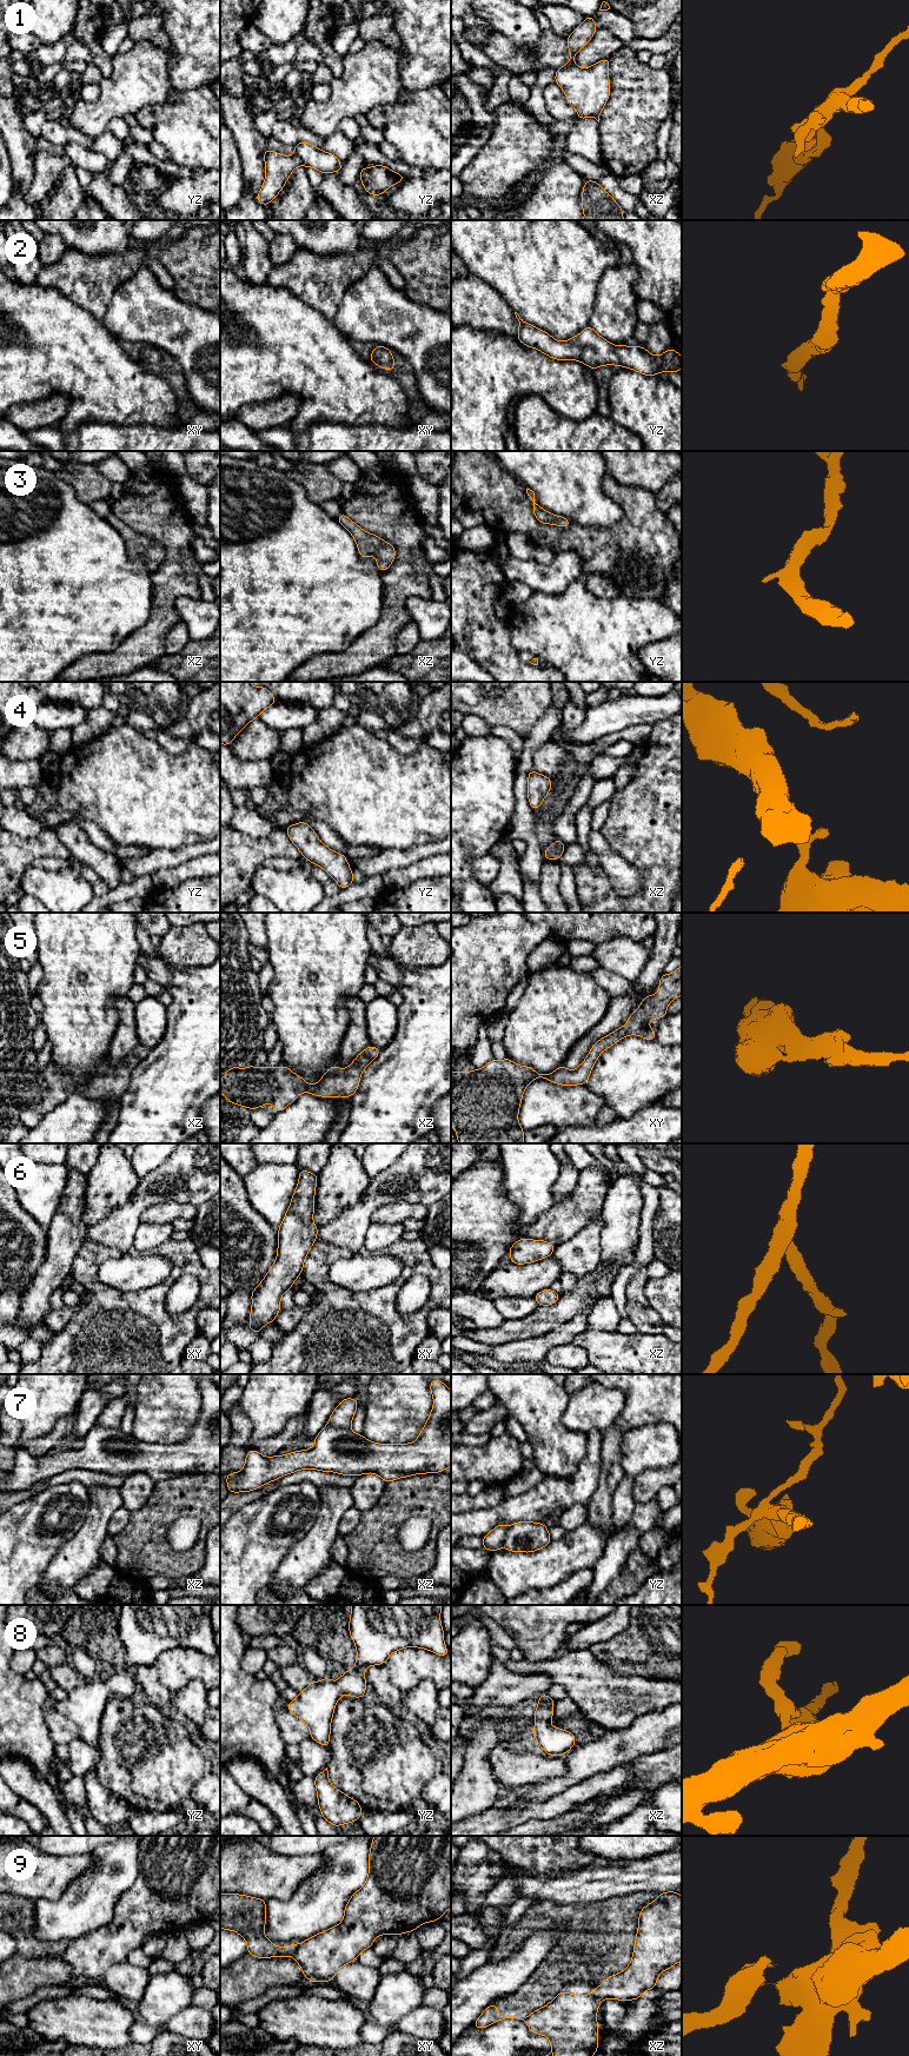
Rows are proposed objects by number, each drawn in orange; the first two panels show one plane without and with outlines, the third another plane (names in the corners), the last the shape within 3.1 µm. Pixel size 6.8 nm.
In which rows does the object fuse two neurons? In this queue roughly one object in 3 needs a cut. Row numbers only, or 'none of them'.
1, 7, 9

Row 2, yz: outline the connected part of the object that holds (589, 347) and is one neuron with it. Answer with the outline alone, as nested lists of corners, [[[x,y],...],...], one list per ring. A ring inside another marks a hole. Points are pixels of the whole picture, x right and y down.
[[[517,312],[519,321],[518,340],[556,360],[578,360],[595,370],[604,365],[623,366],[645,376],[659,372],[681,372],[682,356],[669,347],[661,356],[652,356],[645,347],[613,345],[601,337],[591,326],[586,326],[578,336],[558,341],[548,332],[524,321]]]

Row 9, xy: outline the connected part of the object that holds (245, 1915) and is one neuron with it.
[[[220,1893],[220,1928],[238,1932],[247,1943],[247,1952],[257,1958],[287,1957],[297,1942],[276,1946],[265,1935],[266,1901],[239,1893]]]

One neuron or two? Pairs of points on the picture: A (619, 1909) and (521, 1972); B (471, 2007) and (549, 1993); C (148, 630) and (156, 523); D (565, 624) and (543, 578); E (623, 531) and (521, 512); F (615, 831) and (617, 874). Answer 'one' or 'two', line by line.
A: two
B: two
C: one
D: two
E: one
F: two

